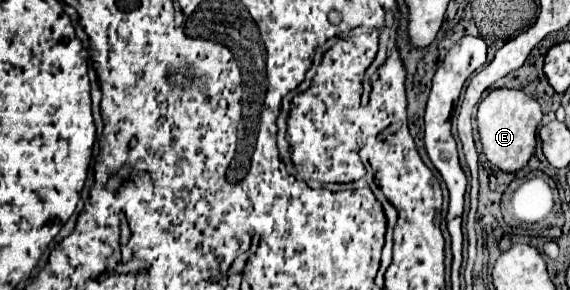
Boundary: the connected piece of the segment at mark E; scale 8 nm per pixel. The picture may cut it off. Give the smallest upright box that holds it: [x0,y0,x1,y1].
[476,88,542,172]

